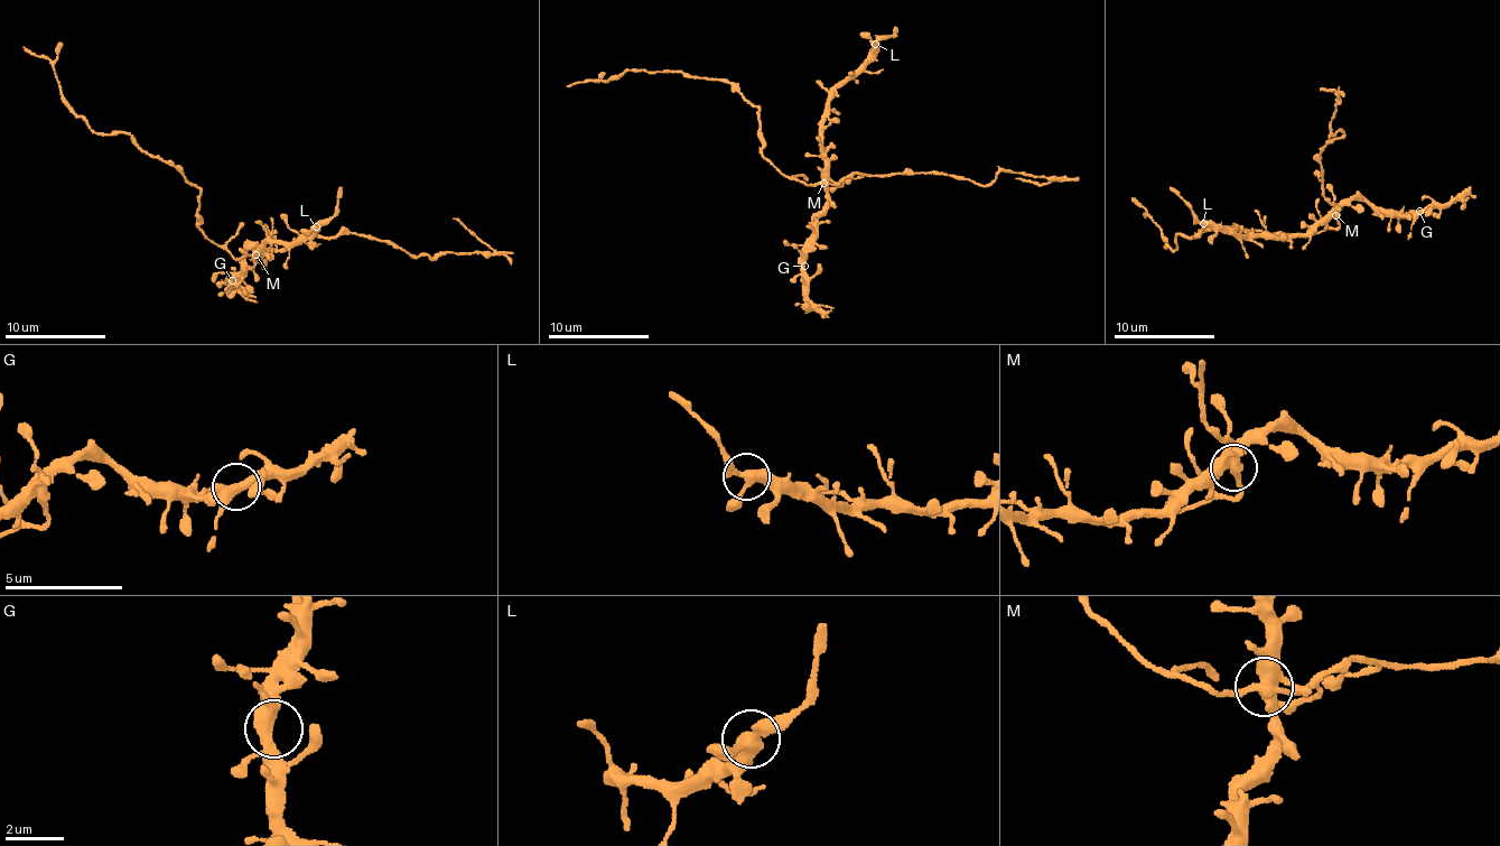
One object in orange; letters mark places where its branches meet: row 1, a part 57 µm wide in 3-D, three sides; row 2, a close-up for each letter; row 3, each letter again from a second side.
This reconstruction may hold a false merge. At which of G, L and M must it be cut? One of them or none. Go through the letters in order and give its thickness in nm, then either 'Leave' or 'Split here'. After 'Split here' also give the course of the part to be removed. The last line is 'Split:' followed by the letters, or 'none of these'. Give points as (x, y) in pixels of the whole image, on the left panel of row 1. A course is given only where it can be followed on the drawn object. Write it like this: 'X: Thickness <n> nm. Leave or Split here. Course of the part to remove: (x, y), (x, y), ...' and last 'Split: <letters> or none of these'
G: Thickness 400 nm. Leave
L: Thickness 360 nm. Leave
M: Thickness 440 nm. Split here. Course of the part to remove: (257, 254), (231, 257), (198, 226), (201, 192), (129, 135), (94, 133), (48, 59), (22, 45)
Split: M

